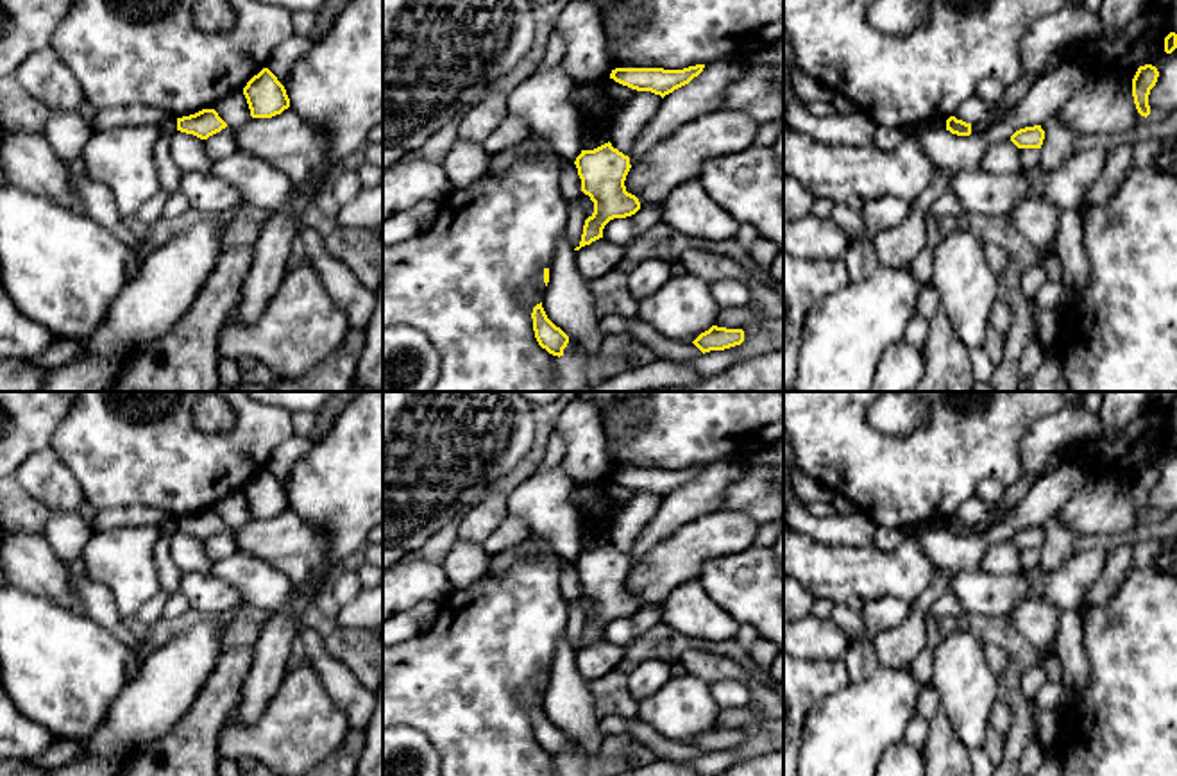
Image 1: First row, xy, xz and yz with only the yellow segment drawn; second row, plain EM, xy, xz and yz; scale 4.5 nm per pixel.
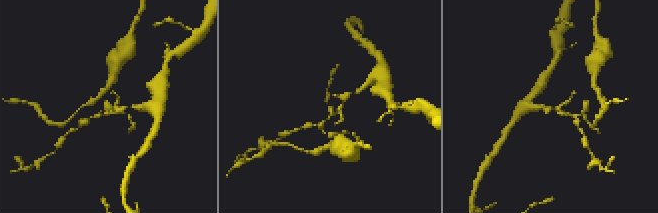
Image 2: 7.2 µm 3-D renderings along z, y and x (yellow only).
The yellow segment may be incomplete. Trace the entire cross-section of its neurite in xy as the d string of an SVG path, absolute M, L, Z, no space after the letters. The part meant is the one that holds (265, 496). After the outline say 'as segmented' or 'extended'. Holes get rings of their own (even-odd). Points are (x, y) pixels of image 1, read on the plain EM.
M263 468L247 483L243 495L252 519L272 519L290 508L284 486L268 468Z; as segmented

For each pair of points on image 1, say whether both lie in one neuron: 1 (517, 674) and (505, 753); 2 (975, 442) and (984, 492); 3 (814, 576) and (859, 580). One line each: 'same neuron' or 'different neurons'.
1: same neuron
2: different neurons
3: same neuron

